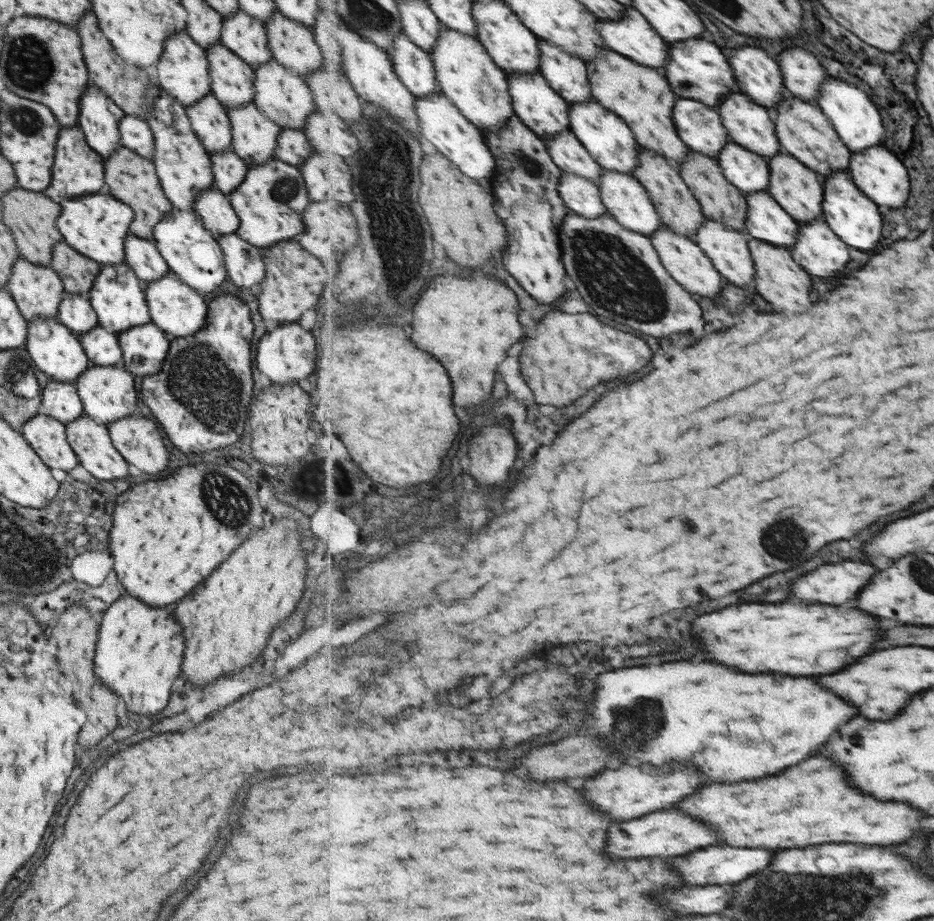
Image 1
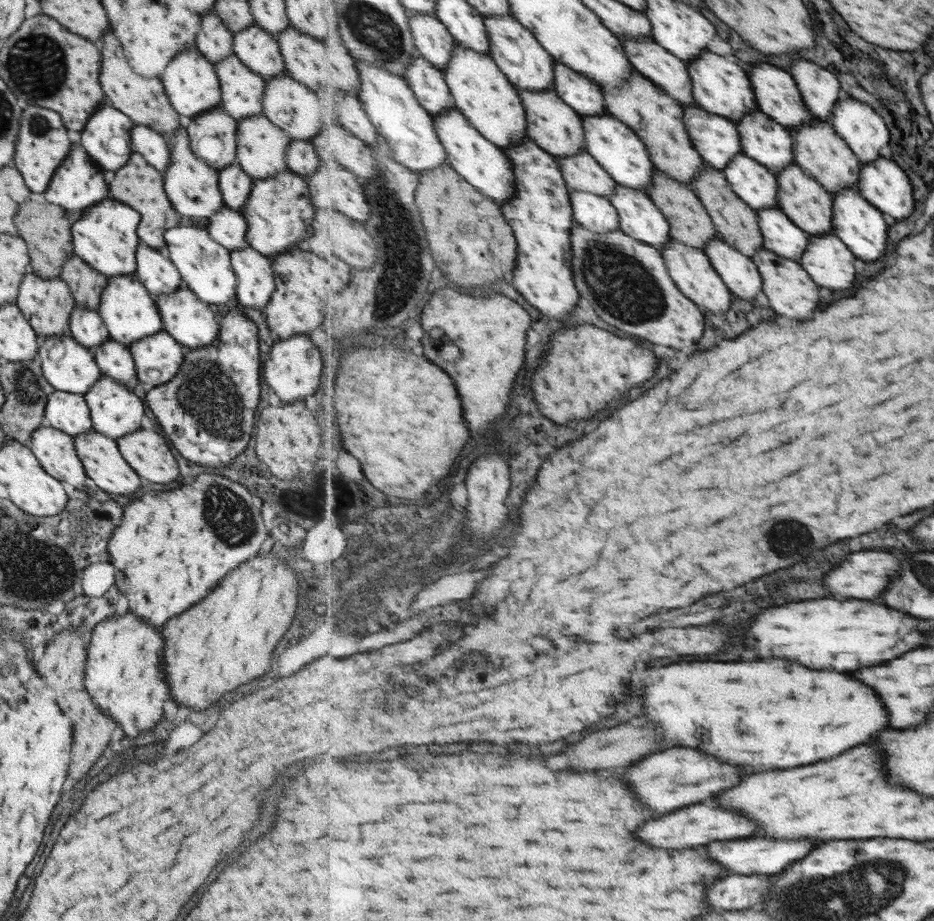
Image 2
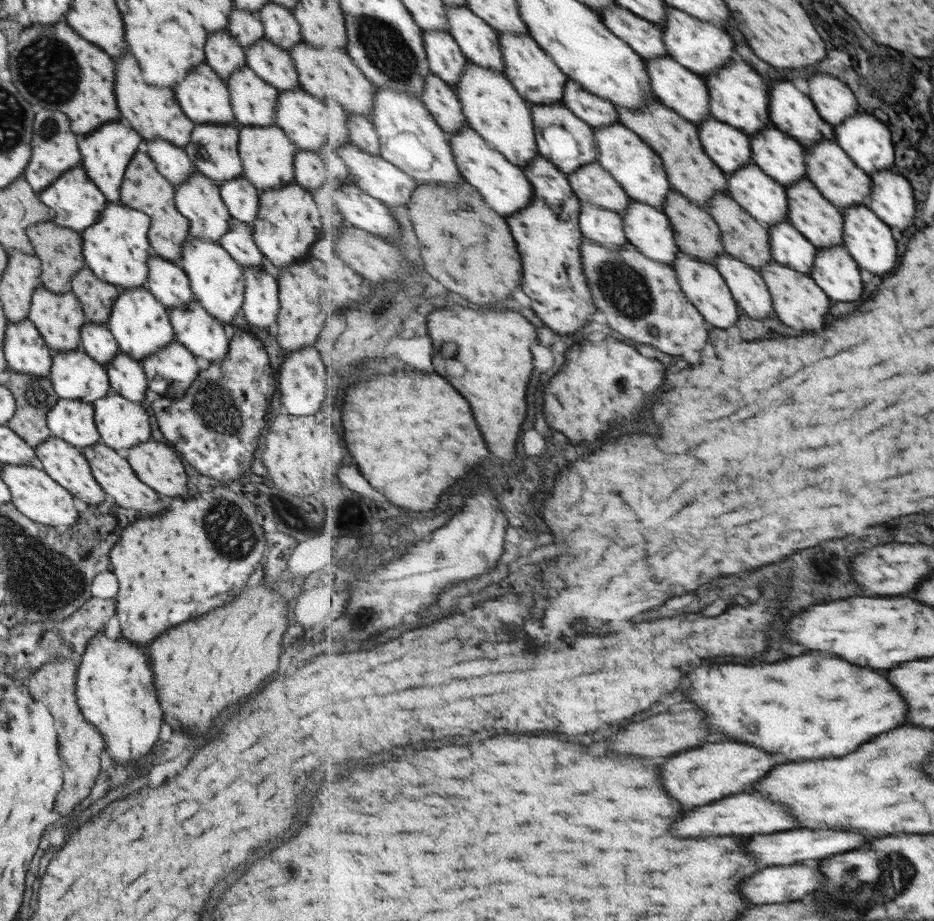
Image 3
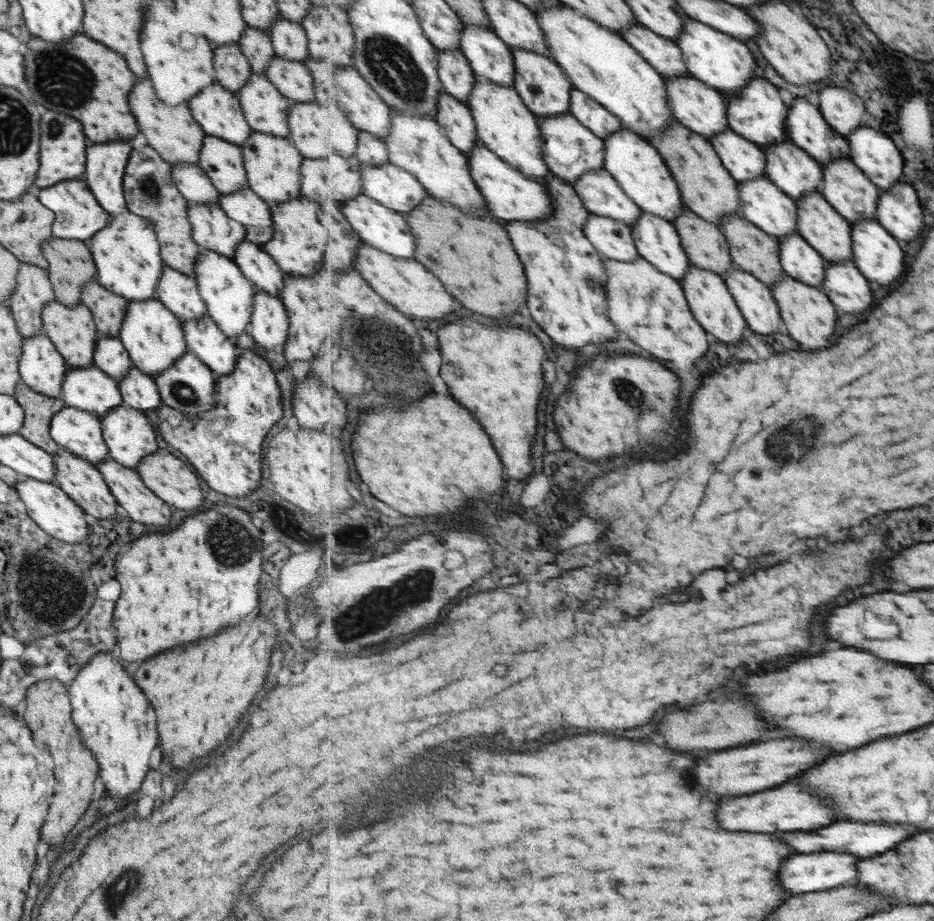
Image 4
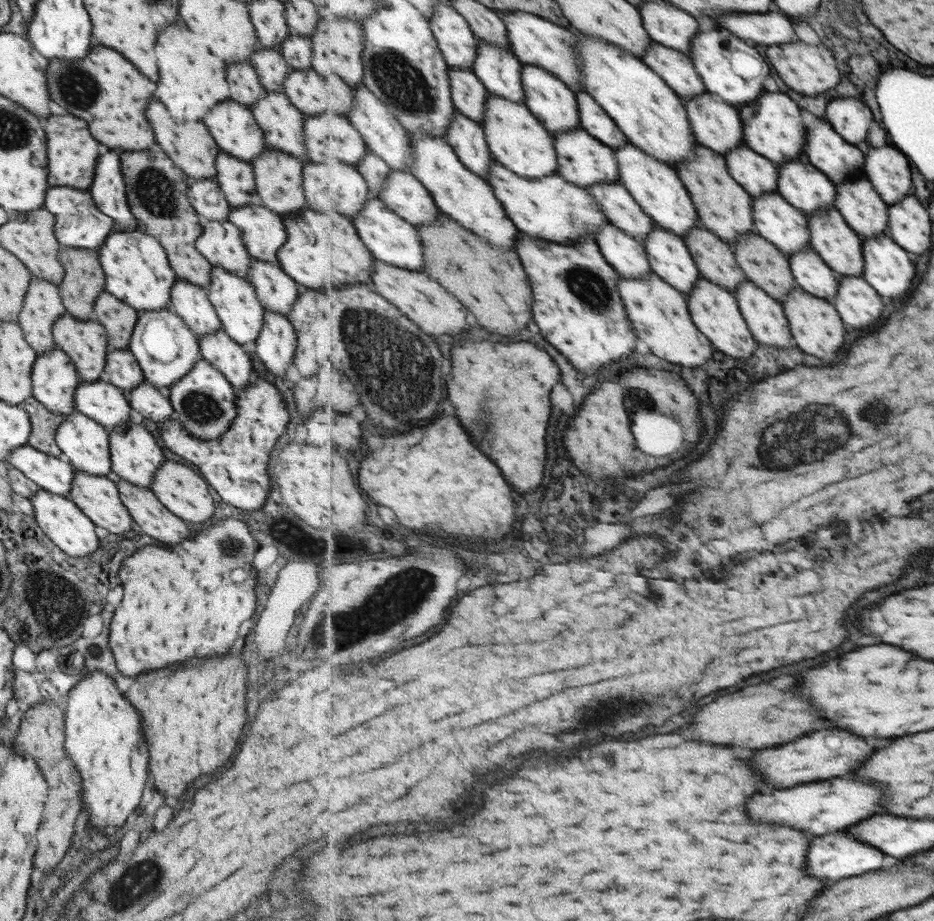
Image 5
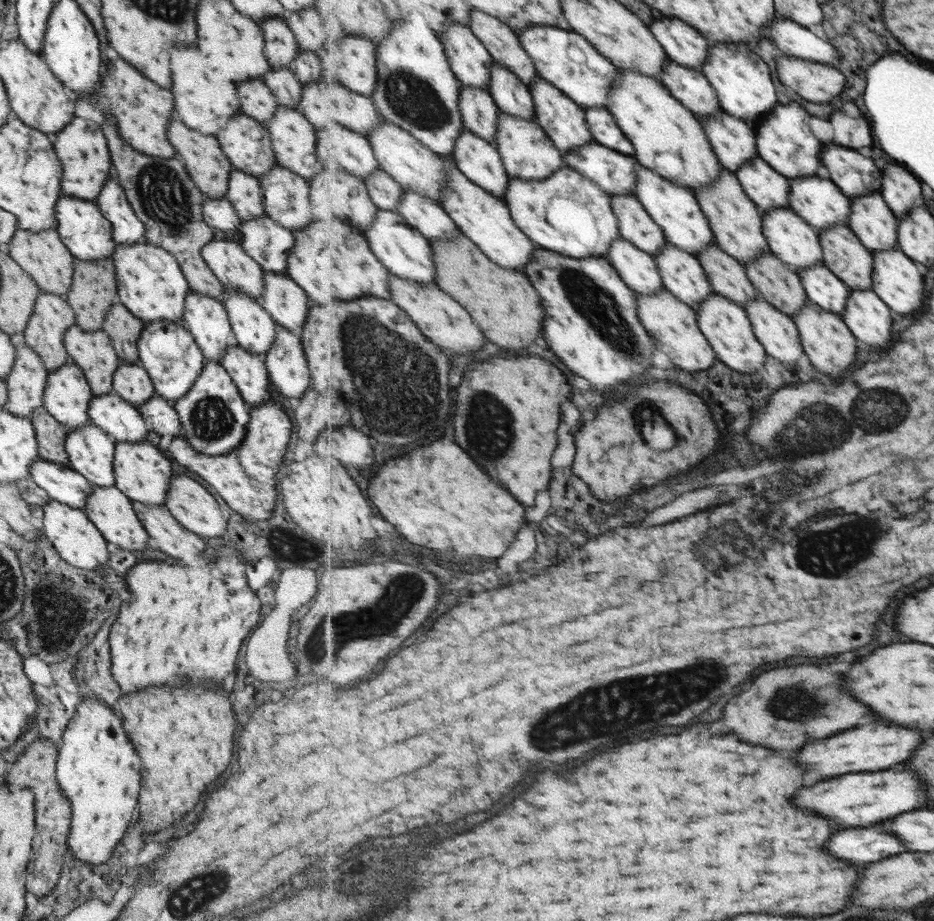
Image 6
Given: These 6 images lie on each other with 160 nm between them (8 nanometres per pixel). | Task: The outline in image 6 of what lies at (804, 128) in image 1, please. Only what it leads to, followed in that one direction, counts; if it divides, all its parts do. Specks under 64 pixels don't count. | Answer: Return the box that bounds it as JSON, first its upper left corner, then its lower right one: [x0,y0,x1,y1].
[848,192,899,252]

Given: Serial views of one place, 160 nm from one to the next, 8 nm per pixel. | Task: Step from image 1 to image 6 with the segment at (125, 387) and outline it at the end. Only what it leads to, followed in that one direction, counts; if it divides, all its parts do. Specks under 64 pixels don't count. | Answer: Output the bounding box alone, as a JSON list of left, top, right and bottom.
[113,439,173,506]

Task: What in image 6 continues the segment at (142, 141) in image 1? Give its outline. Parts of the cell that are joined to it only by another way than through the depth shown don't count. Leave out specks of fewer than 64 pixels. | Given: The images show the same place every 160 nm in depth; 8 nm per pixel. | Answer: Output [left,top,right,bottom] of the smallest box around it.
[201,197,241,241]

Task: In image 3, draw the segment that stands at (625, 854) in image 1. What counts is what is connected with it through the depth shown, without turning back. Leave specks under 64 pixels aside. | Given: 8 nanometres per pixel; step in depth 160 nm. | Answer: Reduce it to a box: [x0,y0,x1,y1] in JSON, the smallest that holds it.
[677,794,795,838]

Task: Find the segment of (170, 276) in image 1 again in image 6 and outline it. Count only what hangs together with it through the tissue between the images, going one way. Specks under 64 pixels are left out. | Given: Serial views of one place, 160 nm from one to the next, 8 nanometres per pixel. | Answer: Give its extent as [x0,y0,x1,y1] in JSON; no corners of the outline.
[218,345,272,406]

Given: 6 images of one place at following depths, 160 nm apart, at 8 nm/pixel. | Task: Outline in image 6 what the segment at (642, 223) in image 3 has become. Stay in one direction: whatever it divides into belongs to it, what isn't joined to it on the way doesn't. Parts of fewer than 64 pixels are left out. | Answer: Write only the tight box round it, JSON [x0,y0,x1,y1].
[655,243,715,310]

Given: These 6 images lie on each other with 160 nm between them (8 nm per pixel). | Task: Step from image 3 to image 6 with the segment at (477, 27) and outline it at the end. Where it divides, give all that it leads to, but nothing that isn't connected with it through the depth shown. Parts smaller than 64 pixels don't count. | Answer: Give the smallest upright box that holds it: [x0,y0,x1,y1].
[488,62,536,120]

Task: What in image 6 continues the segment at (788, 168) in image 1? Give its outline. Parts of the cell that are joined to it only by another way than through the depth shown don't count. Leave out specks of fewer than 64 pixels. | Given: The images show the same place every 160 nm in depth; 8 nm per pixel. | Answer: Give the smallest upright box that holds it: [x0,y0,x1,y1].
[820,225,875,290]

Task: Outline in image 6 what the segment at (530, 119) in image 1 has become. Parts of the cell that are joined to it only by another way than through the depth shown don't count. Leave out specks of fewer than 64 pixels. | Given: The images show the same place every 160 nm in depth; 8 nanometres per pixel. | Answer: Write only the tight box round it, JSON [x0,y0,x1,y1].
[564,140,640,196]

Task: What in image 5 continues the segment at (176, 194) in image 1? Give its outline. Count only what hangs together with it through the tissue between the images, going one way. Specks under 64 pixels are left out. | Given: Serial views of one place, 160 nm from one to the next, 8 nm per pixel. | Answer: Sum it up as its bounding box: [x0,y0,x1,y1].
[194,215,251,280]

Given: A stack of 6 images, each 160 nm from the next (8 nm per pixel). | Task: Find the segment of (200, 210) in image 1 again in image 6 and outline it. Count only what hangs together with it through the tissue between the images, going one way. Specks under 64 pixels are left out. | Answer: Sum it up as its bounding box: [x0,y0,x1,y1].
[259,274,309,333]

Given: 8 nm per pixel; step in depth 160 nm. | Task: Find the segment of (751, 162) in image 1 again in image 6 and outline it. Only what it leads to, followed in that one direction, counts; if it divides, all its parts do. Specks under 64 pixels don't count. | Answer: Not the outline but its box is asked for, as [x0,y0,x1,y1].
[763,207,824,273]

